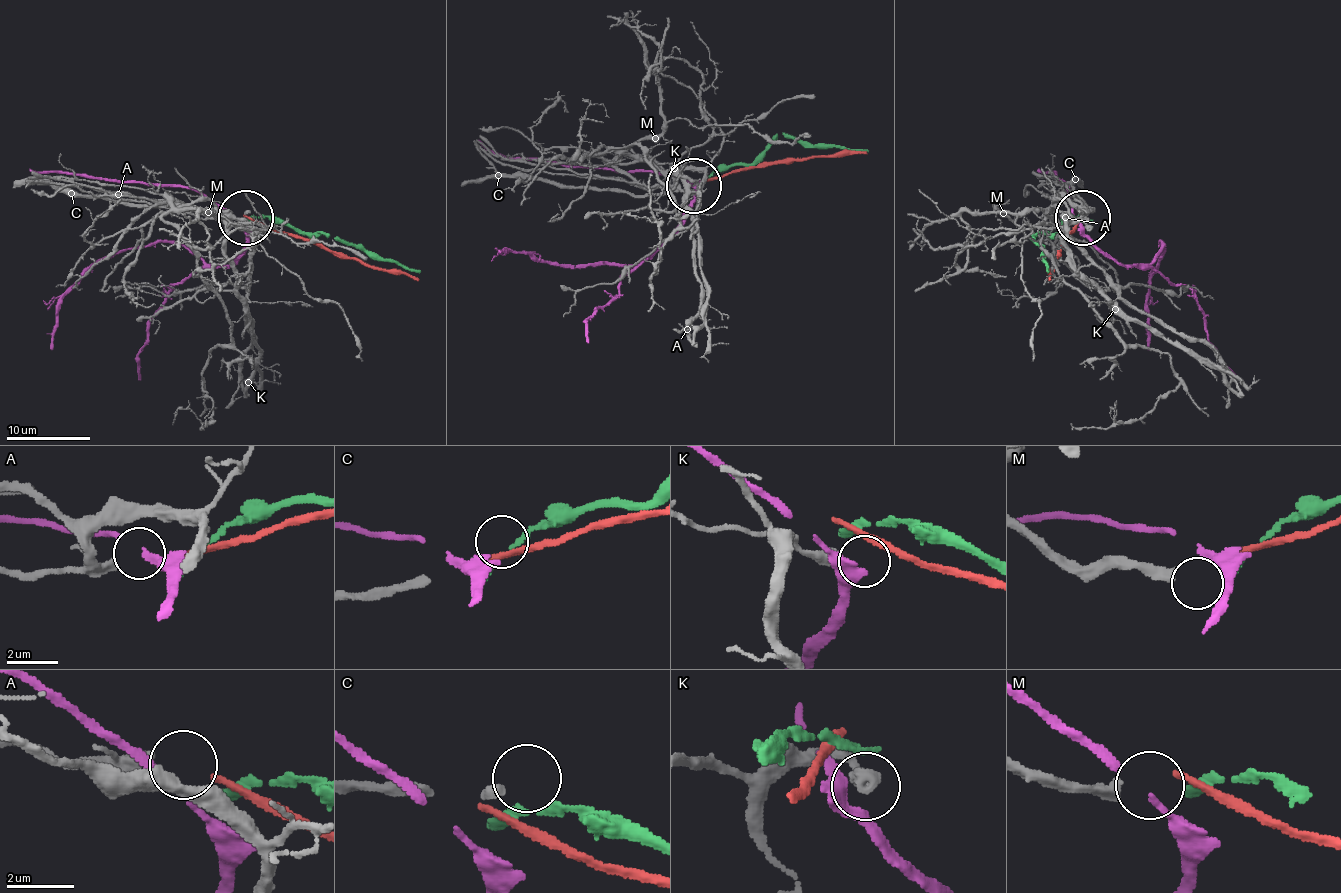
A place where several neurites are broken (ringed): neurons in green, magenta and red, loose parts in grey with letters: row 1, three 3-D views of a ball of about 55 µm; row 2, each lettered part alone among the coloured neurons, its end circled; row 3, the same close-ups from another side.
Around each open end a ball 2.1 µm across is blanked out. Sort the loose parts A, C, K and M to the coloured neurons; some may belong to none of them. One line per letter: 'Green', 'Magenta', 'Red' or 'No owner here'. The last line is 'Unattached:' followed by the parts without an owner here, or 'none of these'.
A: No owner here
C: No owner here
K: No owner here
M: No owner here
Unattached: A, C, K, M

